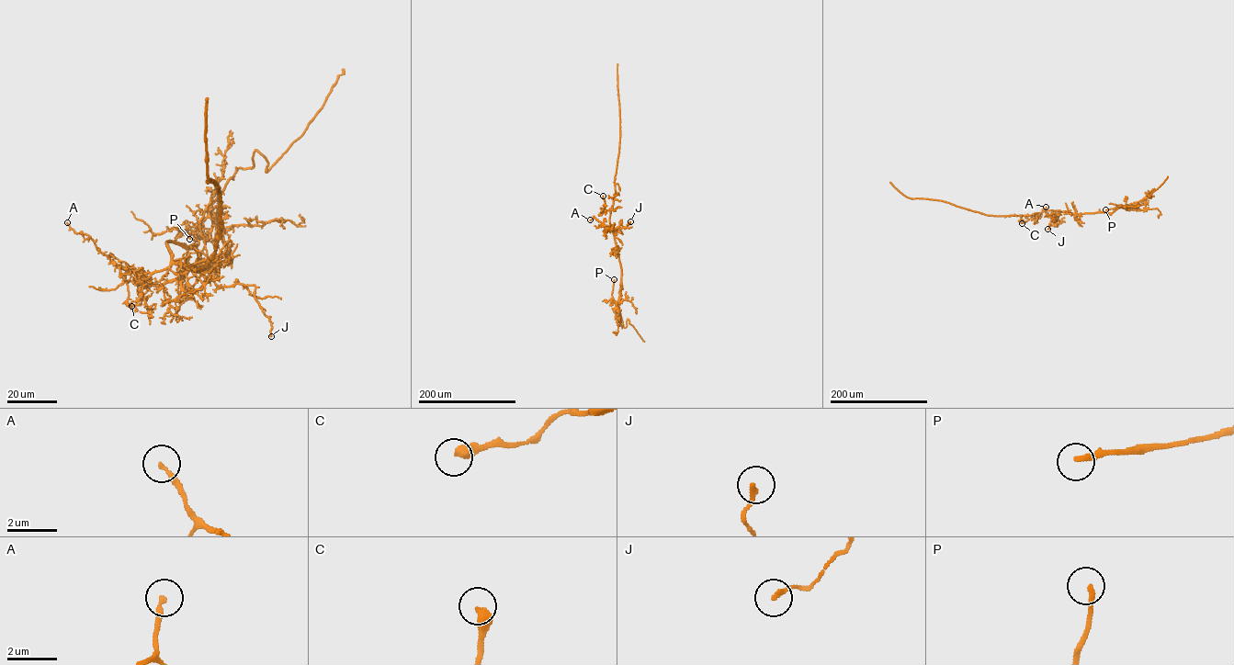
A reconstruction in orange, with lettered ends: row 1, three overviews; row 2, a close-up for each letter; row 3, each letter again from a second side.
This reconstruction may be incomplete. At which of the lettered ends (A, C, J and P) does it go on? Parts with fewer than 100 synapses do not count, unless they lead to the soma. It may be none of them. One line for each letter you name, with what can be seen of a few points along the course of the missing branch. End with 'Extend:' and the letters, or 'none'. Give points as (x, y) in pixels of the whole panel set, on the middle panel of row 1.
Extend: none

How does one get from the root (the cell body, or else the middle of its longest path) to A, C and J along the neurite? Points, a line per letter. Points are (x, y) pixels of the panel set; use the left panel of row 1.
A: (167, 242), (186, 250), (186, 265), (177, 277), (148, 285), (67, 222)
C: (167, 242), (171, 264), (142, 281), (141, 297), (132, 301), (131, 306)
J: (167, 242), (186, 250), (181, 281), (186, 291), (210, 281), (254, 285), (271, 336)

